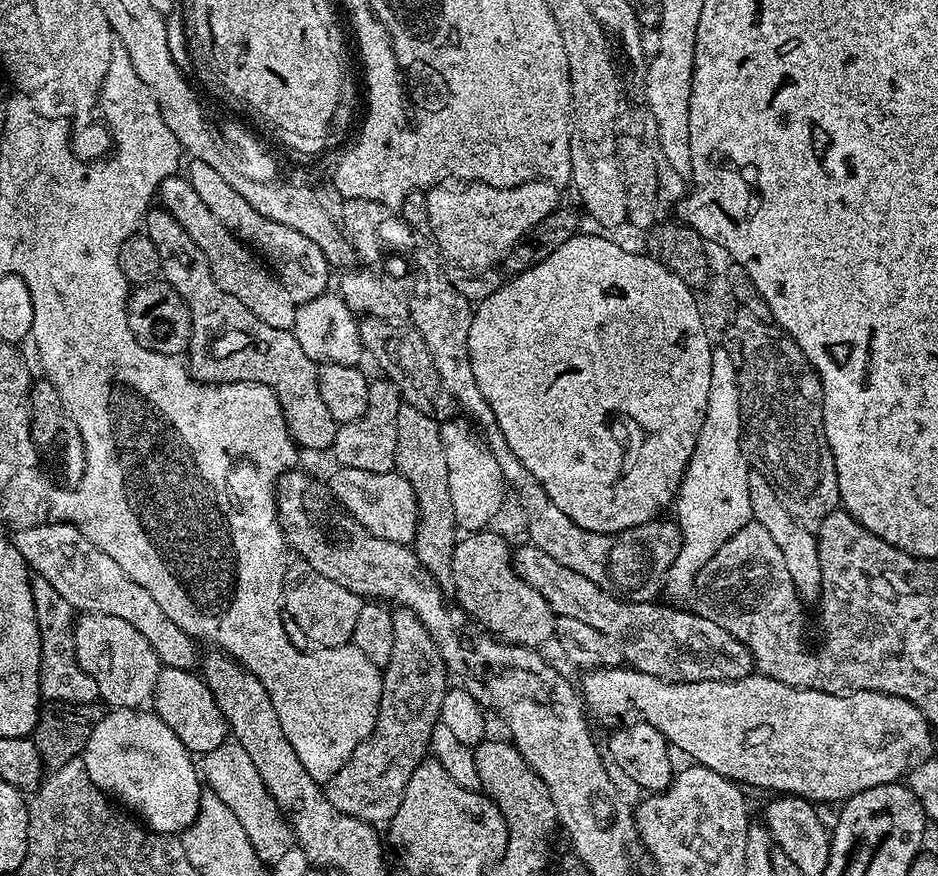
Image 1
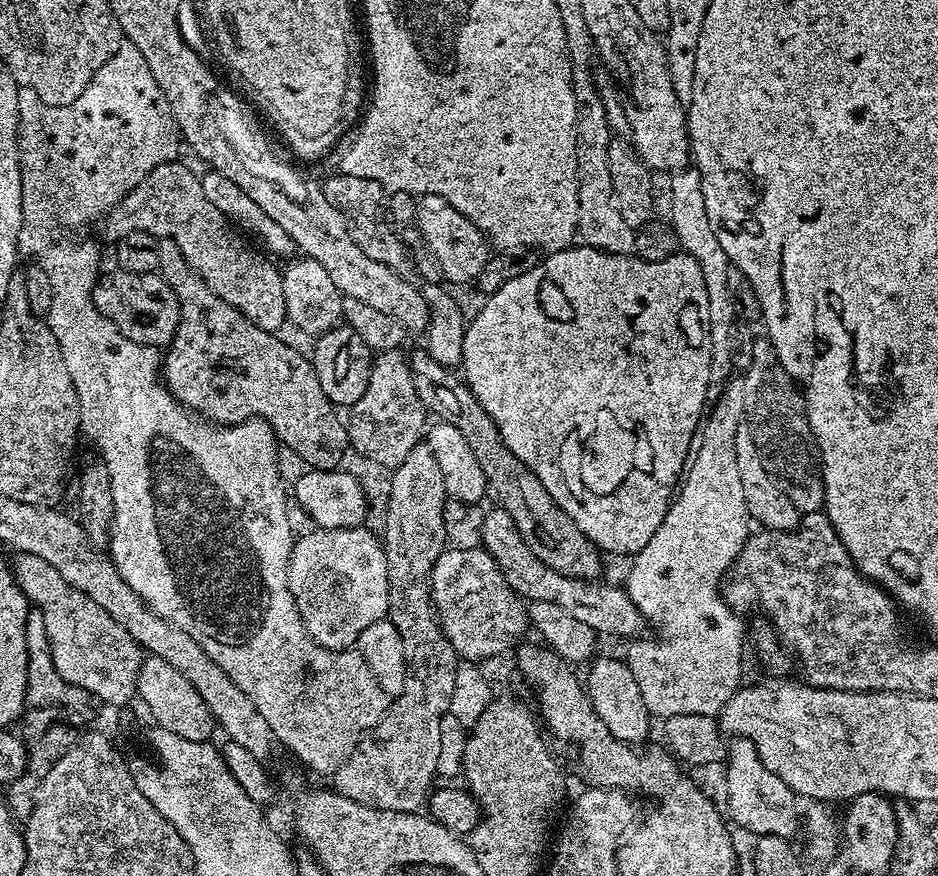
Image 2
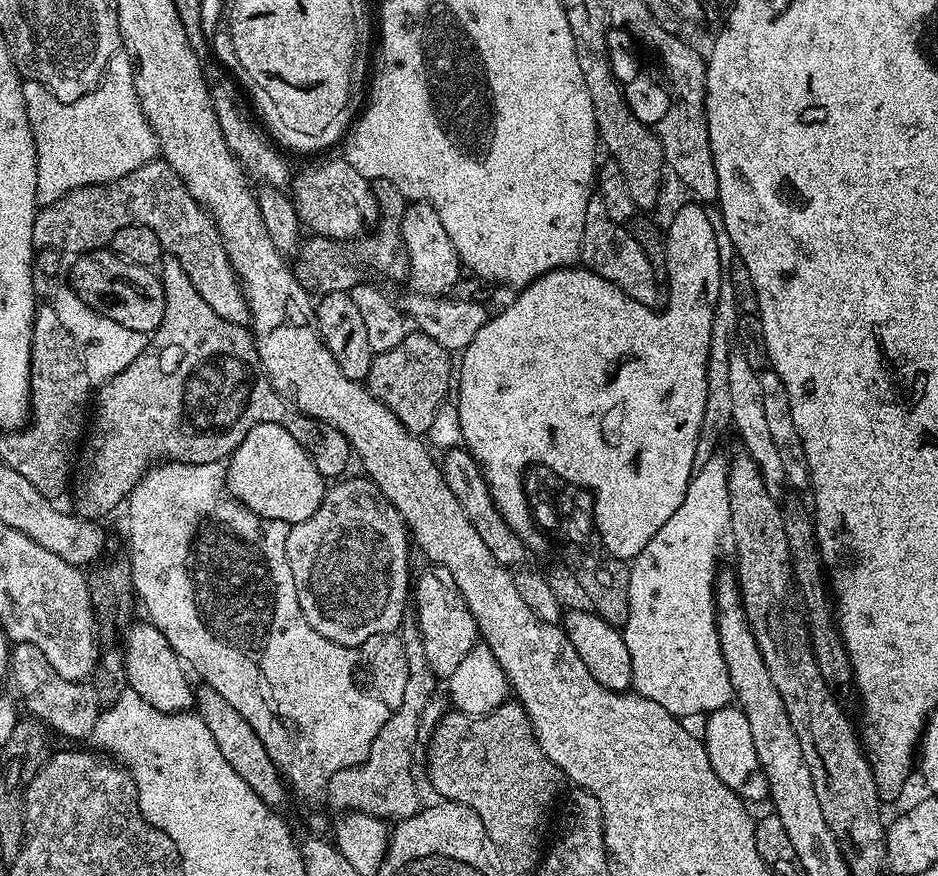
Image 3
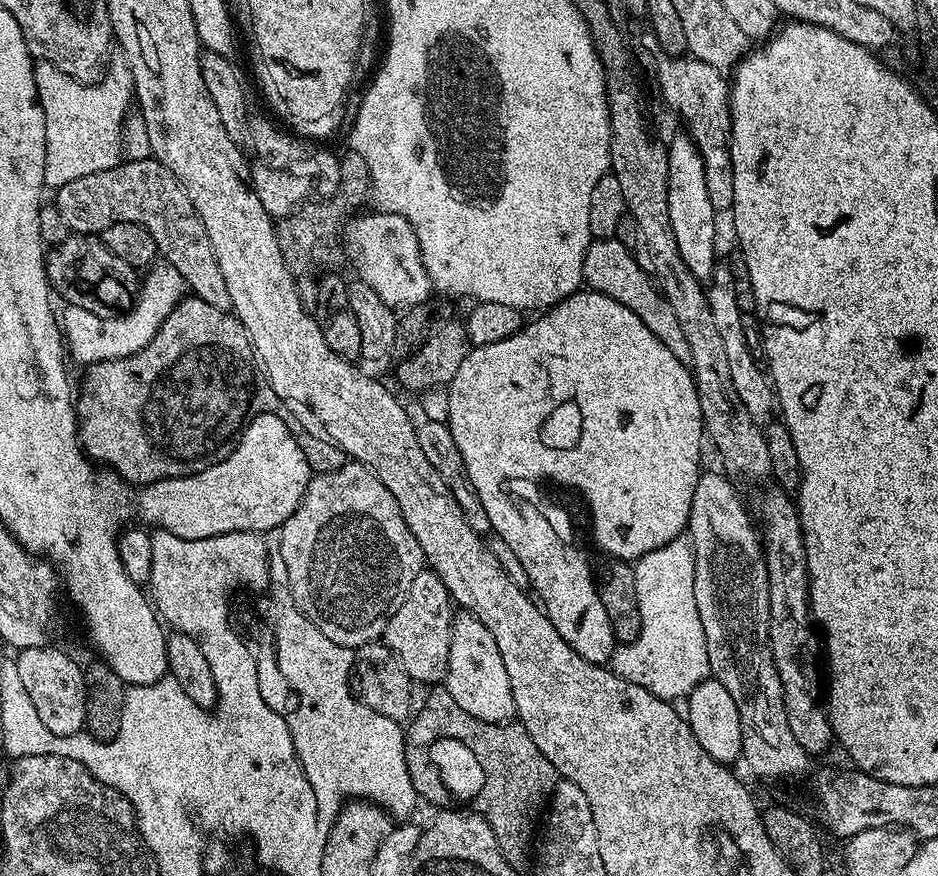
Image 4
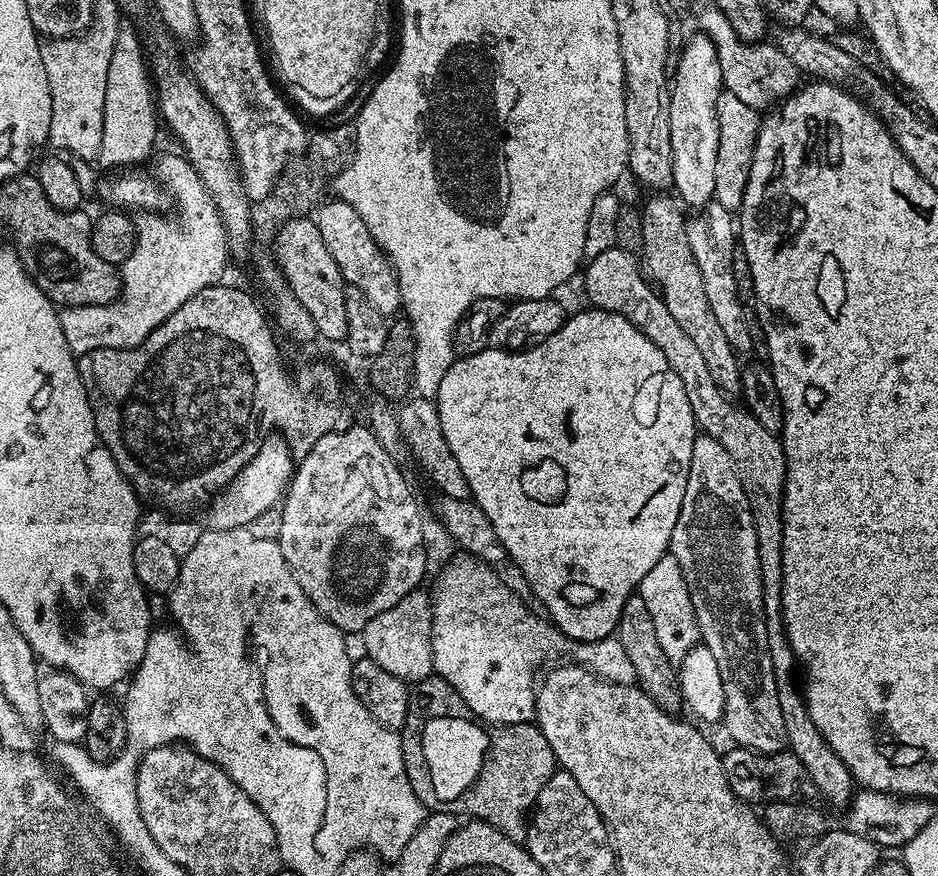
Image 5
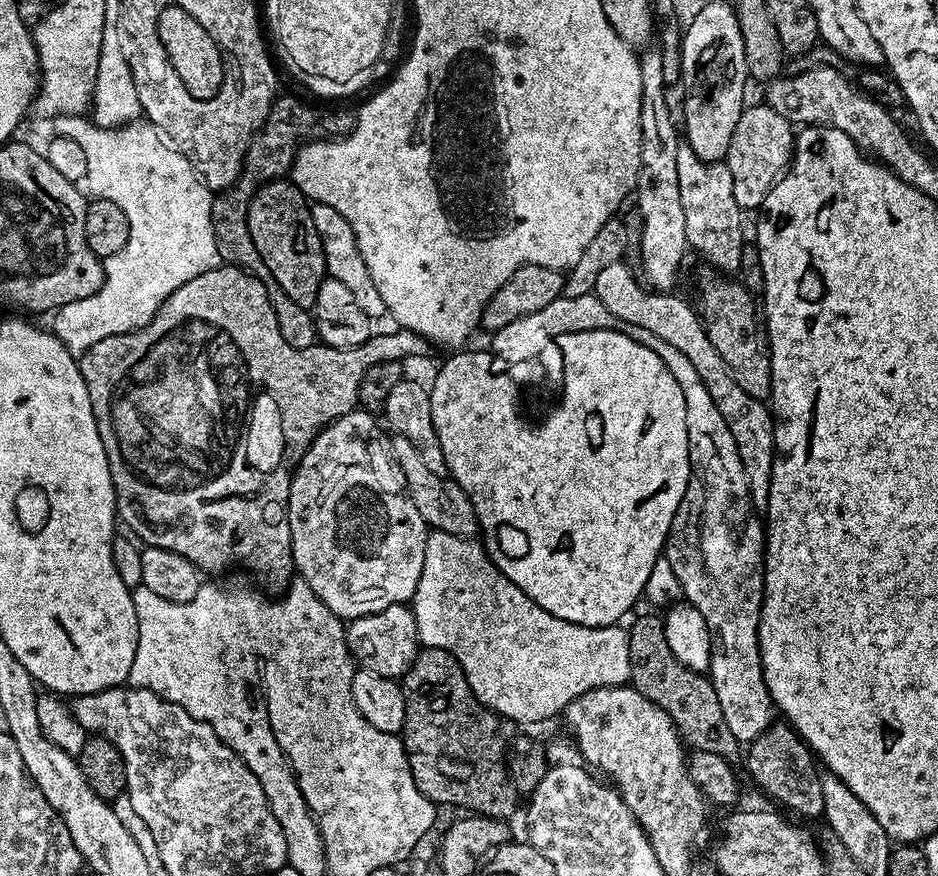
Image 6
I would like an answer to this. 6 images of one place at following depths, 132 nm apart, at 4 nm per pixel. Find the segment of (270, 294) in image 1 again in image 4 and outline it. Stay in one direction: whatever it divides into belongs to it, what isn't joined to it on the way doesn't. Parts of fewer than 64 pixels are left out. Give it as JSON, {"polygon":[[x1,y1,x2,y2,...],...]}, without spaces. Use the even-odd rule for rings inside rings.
{"polygon":[[155,158,147,160,129,160,116,164,110,170,98,170,94,174,82,174,82,178,74,178,74,182,66,182,66,186,55,189,54,203,62,214,64,225,76,234,102,234,106,226,114,226,114,222,138,222,138,226,146,226,150,234,154,234,156,251,167,263,172,264,185,280,191,295,202,302,210,302,210,306,231,309,230,293,226,291,226,278,222,278,222,269,218,267,218,258,214,254,214,246,210,246,210,234,206,234,206,226,202,226,202,218,194,210,186,190]]}

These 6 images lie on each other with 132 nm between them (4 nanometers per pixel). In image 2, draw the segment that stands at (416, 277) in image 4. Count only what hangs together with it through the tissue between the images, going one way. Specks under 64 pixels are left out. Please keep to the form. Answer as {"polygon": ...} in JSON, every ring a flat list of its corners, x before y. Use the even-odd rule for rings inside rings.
{"polygon":[[438,194,421,196,415,201,415,205,414,223,425,246,429,248,425,249,438,262,438,266,442,266,444,280,452,284,471,285,478,278,478,274,482,274,490,258,488,237,478,230,478,226,474,226,474,222,458,214,458,210,454,210,454,206,450,206,450,202,446,202,446,198]]}

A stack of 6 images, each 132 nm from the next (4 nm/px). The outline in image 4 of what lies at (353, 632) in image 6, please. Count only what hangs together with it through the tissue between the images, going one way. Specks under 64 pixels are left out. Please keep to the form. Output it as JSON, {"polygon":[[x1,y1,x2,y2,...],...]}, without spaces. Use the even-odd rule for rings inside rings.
{"polygon":[[421,570,418,578,414,578,402,606,398,606,398,610,388,620,382,643,396,655,398,662,402,662,406,674,417,685,439,685,448,674,454,619,452,608,454,609,454,601,442,578,438,578,438,574,431,570]]}

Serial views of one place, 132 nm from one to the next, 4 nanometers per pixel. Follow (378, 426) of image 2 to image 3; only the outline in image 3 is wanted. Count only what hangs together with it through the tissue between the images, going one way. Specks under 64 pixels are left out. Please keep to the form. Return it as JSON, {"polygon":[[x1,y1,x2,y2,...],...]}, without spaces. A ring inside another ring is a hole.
{"polygon":[[412,330,402,338,402,342,398,342,398,346,394,346,394,350,386,350,373,355,366,387,370,395,378,398,395,414,398,422,402,422,402,426,406,426,408,432,426,434,430,430,430,422,434,422,434,414,440,409,441,404,445,403,447,396,444,395,448,392,448,383,451,380,453,383,453,357,425,332]]}

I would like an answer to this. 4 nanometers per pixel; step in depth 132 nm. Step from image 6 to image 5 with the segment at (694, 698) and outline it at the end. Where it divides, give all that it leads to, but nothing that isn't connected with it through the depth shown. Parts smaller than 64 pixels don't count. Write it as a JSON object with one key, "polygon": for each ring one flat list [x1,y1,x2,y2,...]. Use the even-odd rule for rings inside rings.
{"polygon":[[633,594,626,598,622,606,622,612,616,623,614,633,616,640,622,642,622,650,626,650,626,658,634,662,634,674,636,684,658,705,664,712,679,713,682,708,680,698,680,685,678,672,666,658,662,646,658,646,658,634,656,633,656,618,646,610,646,602,643,595]]}

